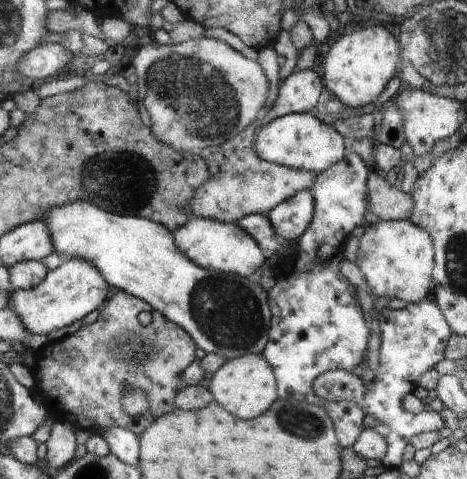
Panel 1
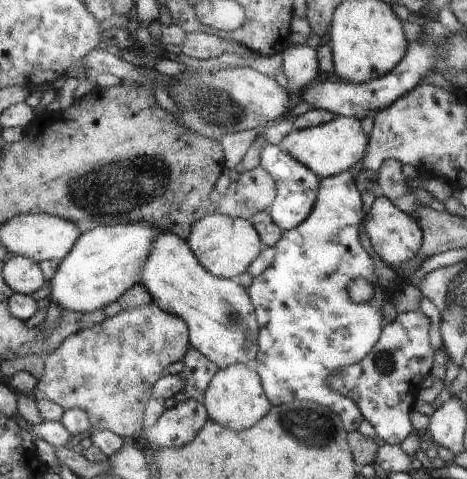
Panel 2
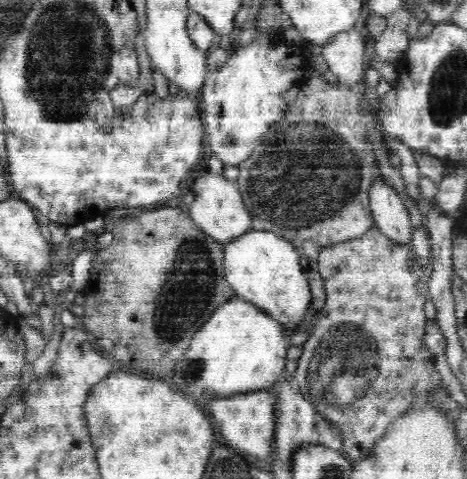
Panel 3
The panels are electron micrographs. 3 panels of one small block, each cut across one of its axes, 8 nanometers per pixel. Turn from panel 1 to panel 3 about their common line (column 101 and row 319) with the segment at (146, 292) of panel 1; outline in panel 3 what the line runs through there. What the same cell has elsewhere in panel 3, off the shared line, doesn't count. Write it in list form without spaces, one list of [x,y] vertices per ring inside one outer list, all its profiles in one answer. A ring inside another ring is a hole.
[[[232,298],[192,336],[182,360],[176,362],[172,376],[174,384],[170,386],[178,388],[180,394],[196,404],[270,390],[276,382],[284,382],[288,348],[286,332],[274,318],[242,298]]]

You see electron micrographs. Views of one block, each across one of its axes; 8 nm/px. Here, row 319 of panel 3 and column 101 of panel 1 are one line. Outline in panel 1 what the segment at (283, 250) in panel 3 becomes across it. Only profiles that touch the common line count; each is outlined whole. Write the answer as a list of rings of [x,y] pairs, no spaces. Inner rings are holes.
[[[71,258],[71,260],[63,260],[59,268],[51,270],[47,274],[47,280],[39,284],[39,288],[11,290],[13,294],[11,308],[19,314],[27,330],[31,330],[35,336],[47,336],[53,330],[83,320],[89,312],[97,310],[101,304],[107,304],[113,292],[115,290],[111,282],[101,274],[95,262],[87,258]]]

